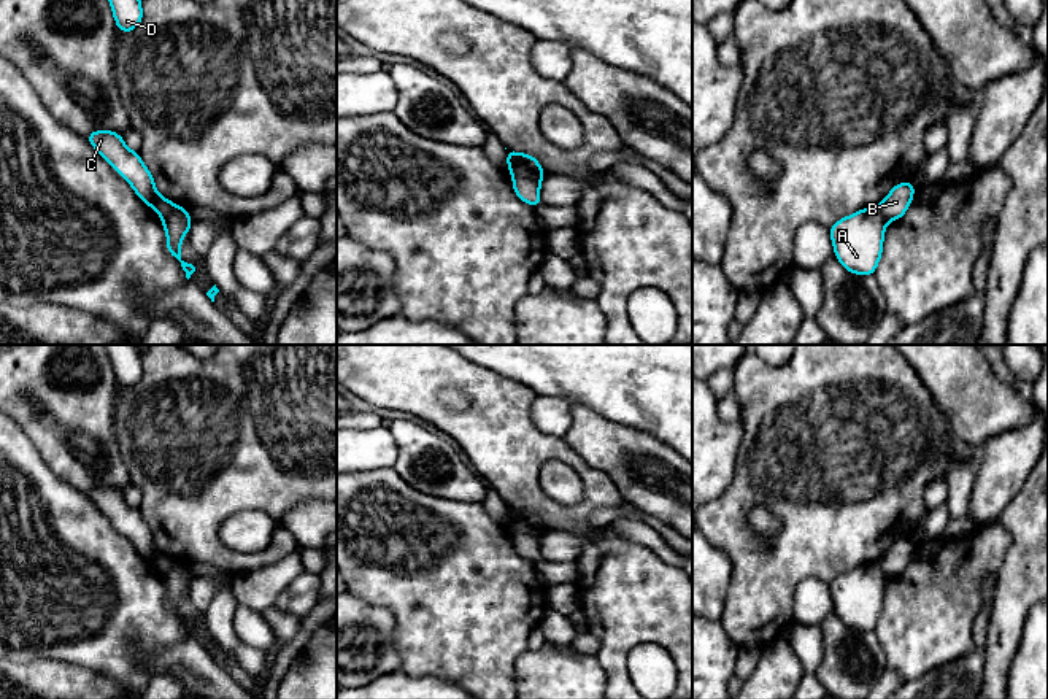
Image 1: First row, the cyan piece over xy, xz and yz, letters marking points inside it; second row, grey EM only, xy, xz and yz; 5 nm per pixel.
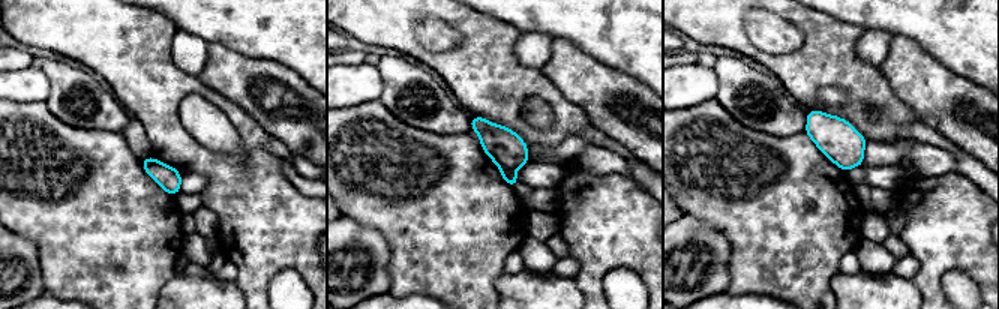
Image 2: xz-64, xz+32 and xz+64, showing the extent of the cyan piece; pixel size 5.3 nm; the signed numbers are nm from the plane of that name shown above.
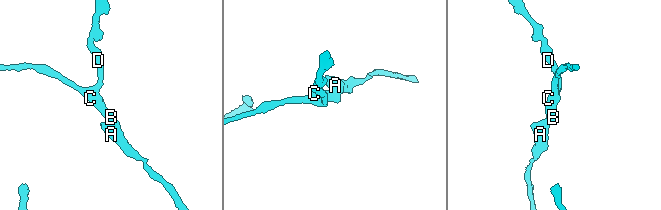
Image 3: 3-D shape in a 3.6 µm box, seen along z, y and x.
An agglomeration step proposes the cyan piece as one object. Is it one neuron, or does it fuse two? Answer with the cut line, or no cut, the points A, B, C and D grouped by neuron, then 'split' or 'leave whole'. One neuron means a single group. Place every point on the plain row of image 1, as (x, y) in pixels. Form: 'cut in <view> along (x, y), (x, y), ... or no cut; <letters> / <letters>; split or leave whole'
cut in xz along (513, 531), (532, 534), (539, 539); A / B C D; split

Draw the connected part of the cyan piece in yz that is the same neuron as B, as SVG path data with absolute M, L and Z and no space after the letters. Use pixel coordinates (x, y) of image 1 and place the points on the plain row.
M911 537L899 539L878 561L886 577L896 577L908 566L915 550Z

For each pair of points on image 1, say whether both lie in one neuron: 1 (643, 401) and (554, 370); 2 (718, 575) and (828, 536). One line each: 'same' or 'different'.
1: same
2: different

